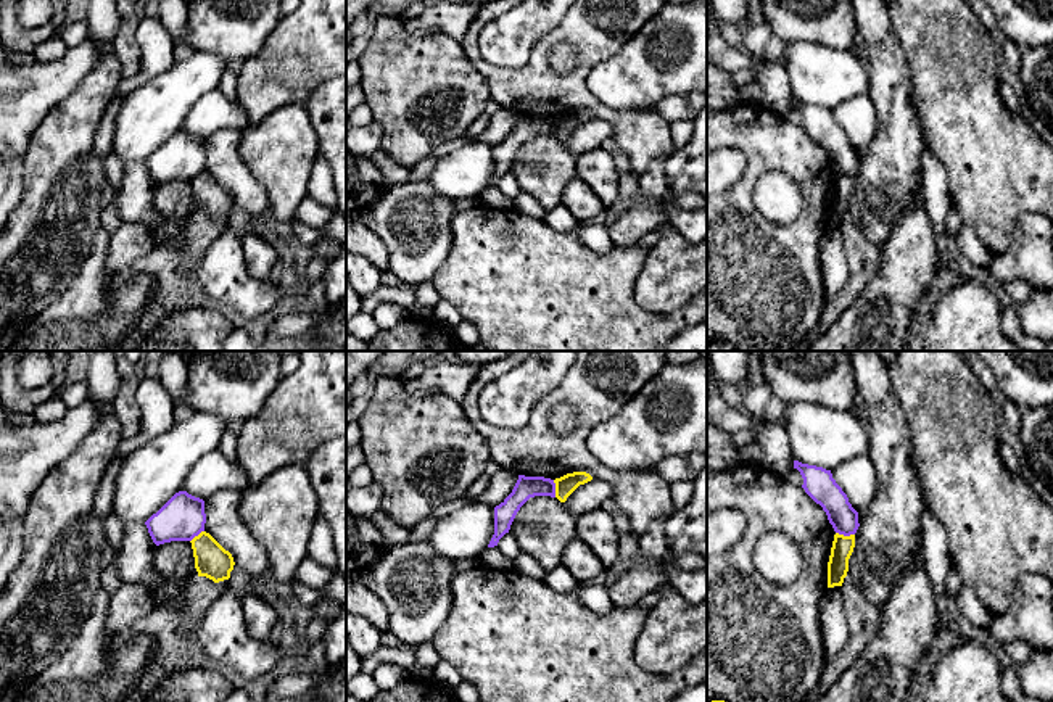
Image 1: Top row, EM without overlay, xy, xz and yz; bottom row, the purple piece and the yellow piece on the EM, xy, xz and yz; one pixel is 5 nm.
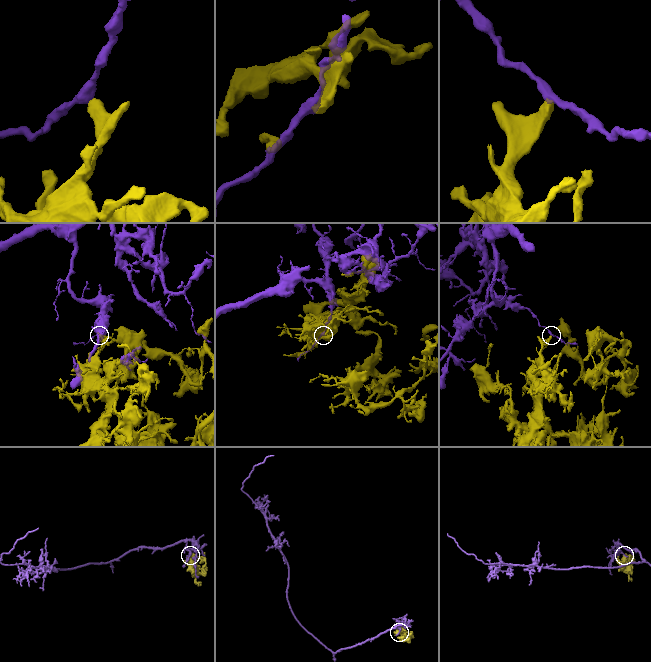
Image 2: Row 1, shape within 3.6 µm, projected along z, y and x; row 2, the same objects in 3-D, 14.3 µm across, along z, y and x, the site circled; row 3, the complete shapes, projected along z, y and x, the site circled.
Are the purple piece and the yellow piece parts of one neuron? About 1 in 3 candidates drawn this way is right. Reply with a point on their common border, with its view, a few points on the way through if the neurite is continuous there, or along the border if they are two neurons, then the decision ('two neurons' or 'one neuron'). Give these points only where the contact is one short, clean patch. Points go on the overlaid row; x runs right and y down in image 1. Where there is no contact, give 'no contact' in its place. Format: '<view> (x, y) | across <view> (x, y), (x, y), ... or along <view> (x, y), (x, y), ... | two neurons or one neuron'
yz (846, 535) | along yz (836, 532), (854, 535) | two neurons

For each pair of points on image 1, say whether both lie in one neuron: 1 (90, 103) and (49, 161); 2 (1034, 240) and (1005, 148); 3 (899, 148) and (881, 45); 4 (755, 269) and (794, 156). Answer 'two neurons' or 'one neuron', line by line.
1: one neuron
2: two neurons
3: one neuron
4: one neuron

